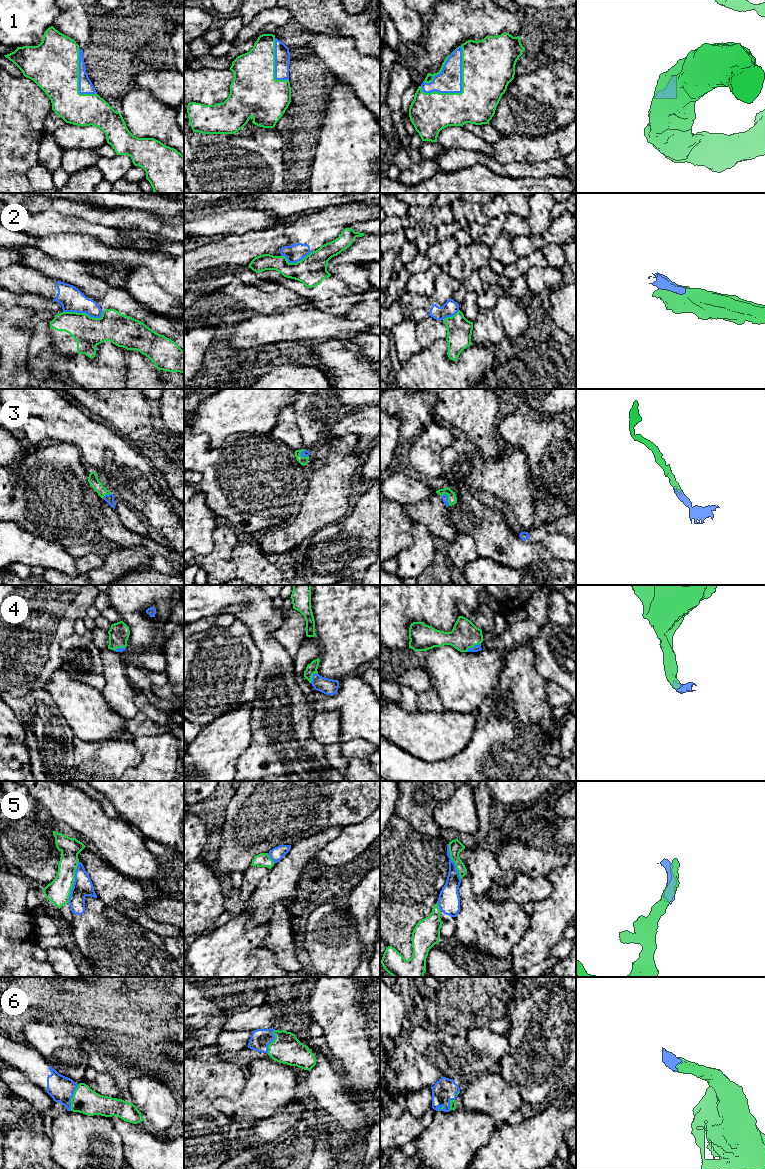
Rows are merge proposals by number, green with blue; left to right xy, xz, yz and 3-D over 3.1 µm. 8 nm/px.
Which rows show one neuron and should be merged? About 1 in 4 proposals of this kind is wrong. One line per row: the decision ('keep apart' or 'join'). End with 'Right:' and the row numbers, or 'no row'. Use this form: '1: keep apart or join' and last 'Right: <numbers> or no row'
1: join
2: keep apart
3: join
4: join
5: keep apart
6: join
Right: 1, 3, 4, 6

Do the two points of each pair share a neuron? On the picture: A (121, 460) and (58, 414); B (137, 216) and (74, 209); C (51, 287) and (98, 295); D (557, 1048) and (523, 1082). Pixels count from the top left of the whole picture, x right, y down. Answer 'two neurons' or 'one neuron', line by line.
A: one neuron
B: one neuron
C: two neurons
D: one neuron

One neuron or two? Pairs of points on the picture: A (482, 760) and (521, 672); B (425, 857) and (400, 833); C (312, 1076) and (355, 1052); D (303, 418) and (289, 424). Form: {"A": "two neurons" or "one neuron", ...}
{"A": "one neuron", "B": "one neuron", "C": "two neurons", "D": "two neurons"}

